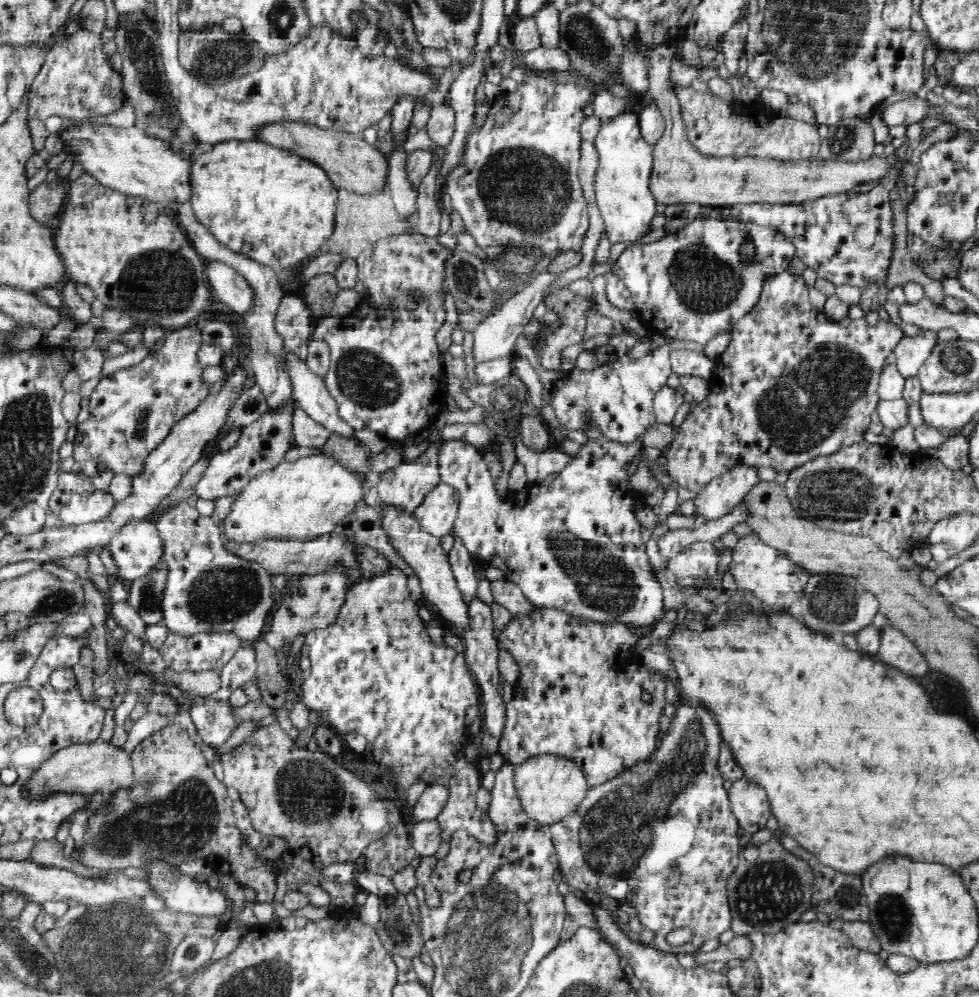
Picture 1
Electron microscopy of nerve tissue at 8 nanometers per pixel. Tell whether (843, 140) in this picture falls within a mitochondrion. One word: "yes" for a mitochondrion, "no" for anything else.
yes

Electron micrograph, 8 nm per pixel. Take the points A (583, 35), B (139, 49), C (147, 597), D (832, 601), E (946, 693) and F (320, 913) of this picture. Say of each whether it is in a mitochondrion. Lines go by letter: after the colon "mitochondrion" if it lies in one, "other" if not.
A: mitochondrion
B: mitochondrion
C: mitochondrion
D: mitochondrion
E: mitochondrion
F: other

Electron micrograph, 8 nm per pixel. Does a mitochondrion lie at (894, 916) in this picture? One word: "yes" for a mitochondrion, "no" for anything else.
yes

